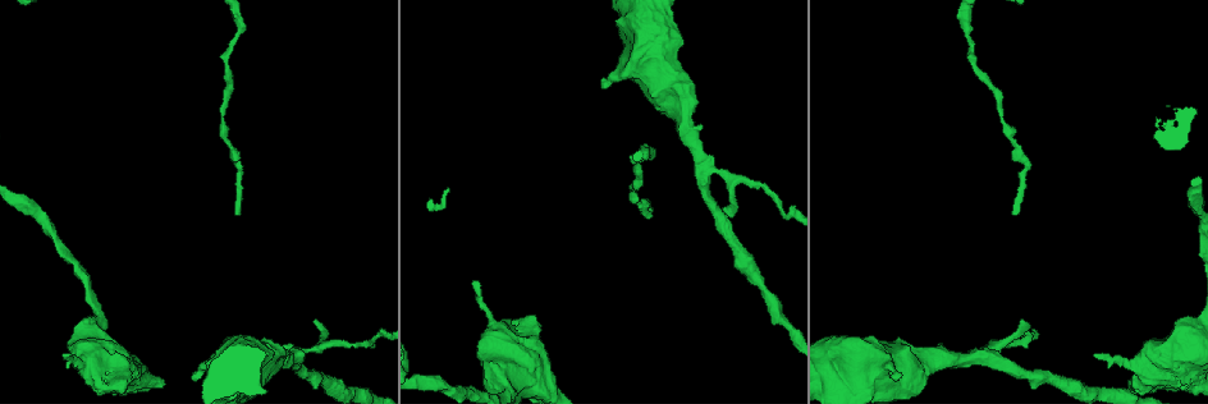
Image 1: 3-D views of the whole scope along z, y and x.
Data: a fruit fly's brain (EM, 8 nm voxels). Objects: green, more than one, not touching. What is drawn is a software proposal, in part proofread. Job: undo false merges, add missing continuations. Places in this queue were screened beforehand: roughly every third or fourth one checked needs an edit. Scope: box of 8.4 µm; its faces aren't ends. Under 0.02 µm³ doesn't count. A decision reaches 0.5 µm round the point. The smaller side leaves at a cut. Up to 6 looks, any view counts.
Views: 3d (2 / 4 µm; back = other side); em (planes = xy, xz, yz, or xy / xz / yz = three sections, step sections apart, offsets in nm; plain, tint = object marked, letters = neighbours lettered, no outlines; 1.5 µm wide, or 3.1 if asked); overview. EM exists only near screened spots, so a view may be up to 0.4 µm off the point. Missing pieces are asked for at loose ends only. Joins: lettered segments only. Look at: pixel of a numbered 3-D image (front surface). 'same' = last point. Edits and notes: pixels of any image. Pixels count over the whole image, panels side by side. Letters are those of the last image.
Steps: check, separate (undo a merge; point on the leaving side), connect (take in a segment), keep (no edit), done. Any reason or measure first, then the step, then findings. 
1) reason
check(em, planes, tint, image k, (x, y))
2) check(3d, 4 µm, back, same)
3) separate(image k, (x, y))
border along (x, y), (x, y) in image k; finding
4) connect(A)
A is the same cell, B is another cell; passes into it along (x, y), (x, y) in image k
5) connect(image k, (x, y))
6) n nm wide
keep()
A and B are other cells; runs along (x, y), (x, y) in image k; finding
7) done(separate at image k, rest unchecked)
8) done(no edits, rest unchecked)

an open end
check(em, yz, step 8, letters, image 1, (195, 372))

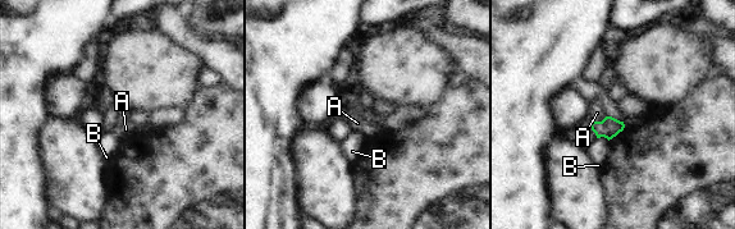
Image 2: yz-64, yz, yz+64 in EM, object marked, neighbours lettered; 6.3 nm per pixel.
keep()
A and B are other cells; border along (606, 117), (601, 120), (593, 120) in image 2; no lettered segment goes on from it

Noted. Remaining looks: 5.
arms part here
check(em, xy, step 8, letters, image 1, (705, 168))

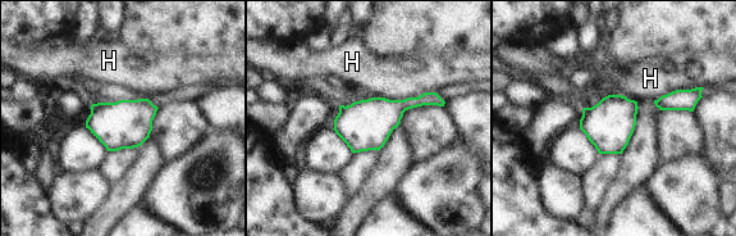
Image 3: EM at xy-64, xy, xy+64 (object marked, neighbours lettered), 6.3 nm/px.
H touches over 380 nm
keep()
H is another cell; border along (434, 91), (403, 99), (375, 98) in image 3; one neuron here

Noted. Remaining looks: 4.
branch stops here
check(em, planes, tint, image 1, (471, 283))

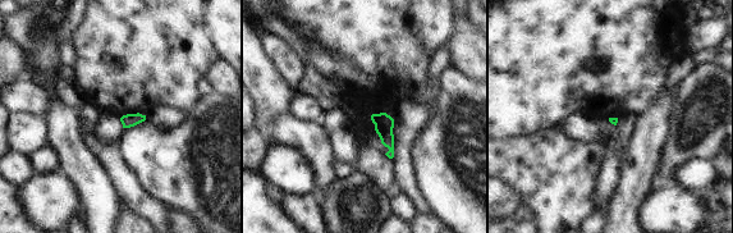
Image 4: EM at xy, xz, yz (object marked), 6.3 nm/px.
check(em, planes, letters, same)

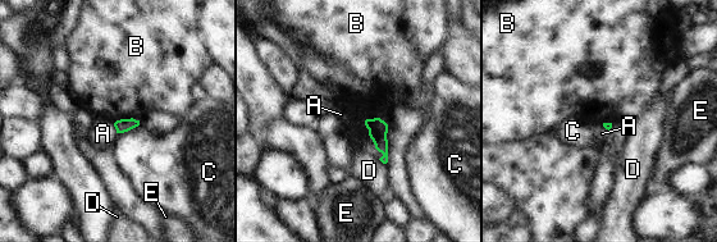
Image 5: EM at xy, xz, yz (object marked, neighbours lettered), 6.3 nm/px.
keep()
A, B, C, D and E are other cells; border along (366, 118), (379, 159) in image 5; none of them fits

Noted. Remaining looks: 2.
done(no edits, rest unchecked)

